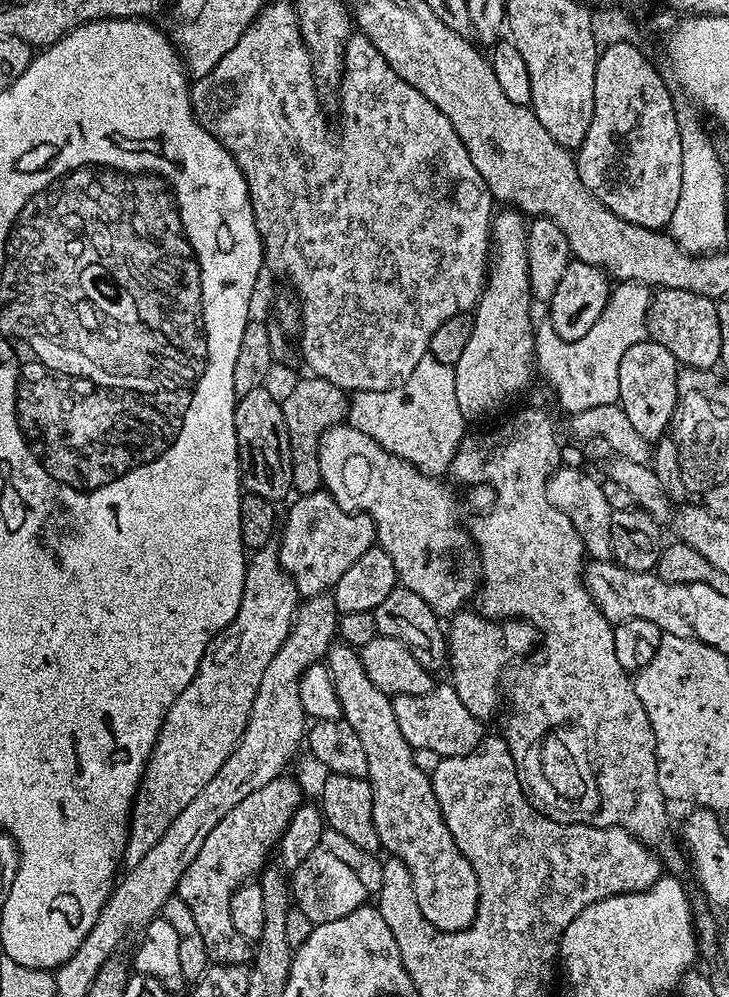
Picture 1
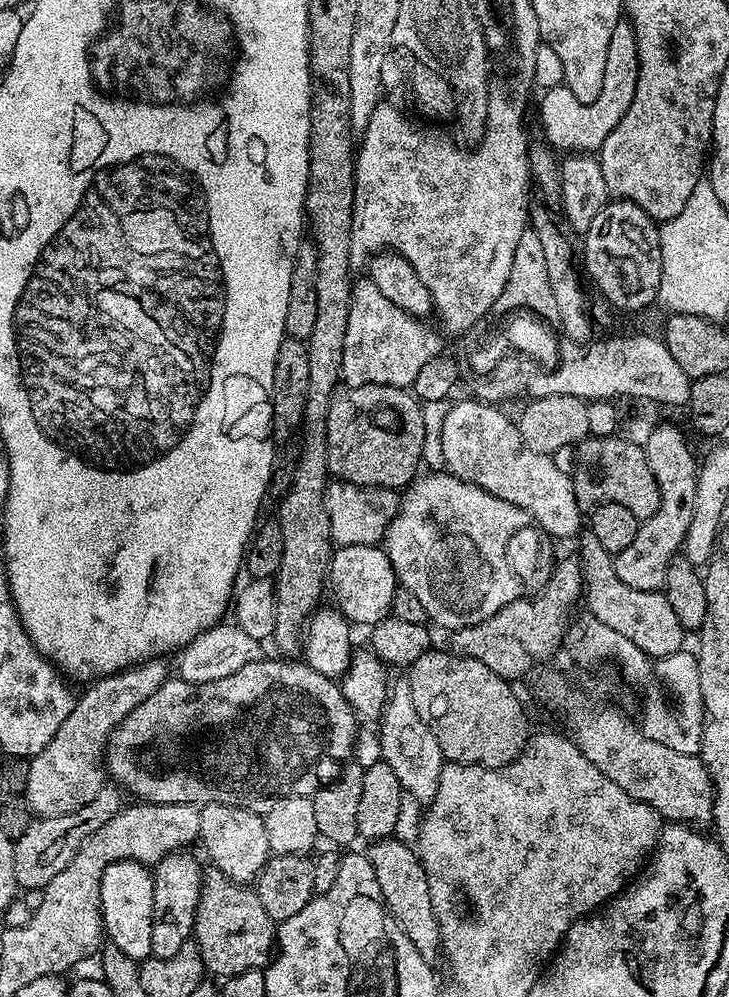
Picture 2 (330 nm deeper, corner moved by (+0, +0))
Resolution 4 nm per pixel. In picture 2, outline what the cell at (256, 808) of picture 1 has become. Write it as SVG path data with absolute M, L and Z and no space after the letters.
M211 866L203 869L196 911L194 941L200 947L202 962L219 978L255 972L268 967L274 952L274 921L266 914L258 894L251 887L234 882Z

